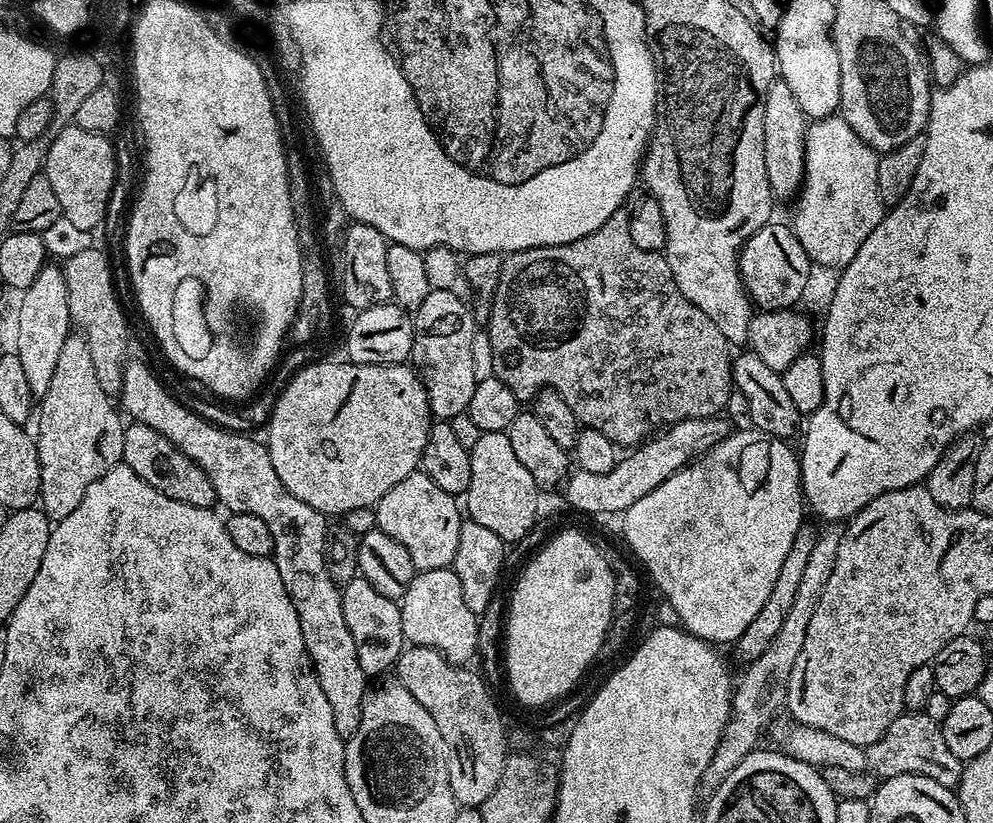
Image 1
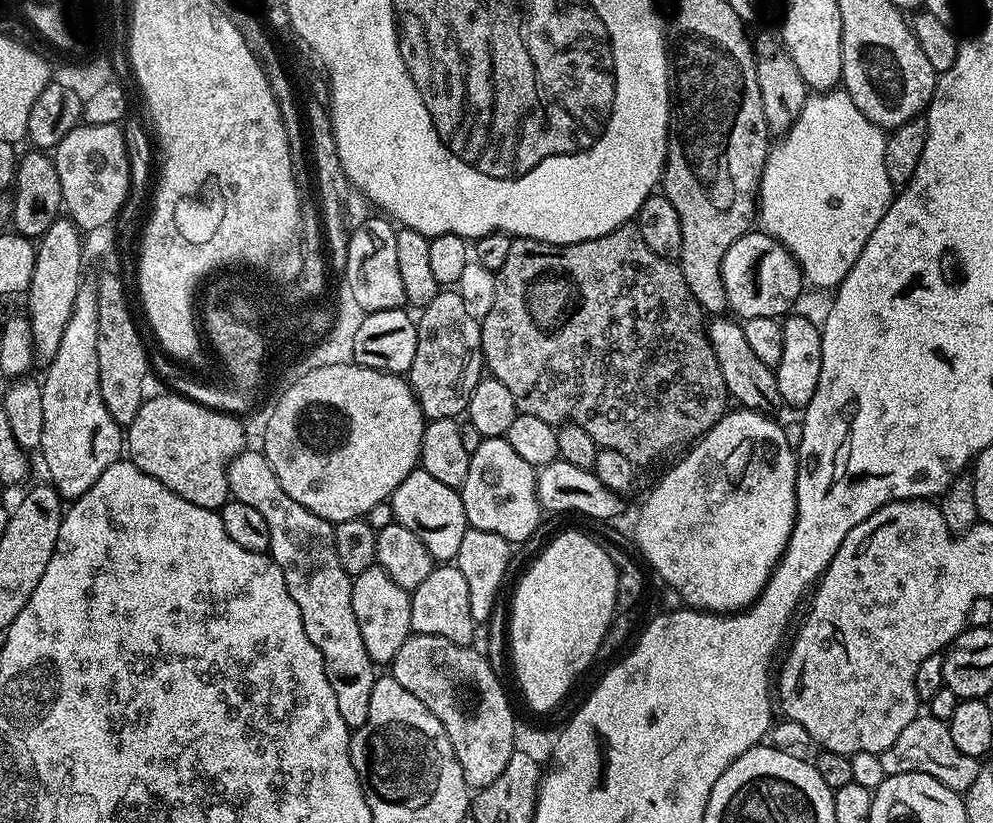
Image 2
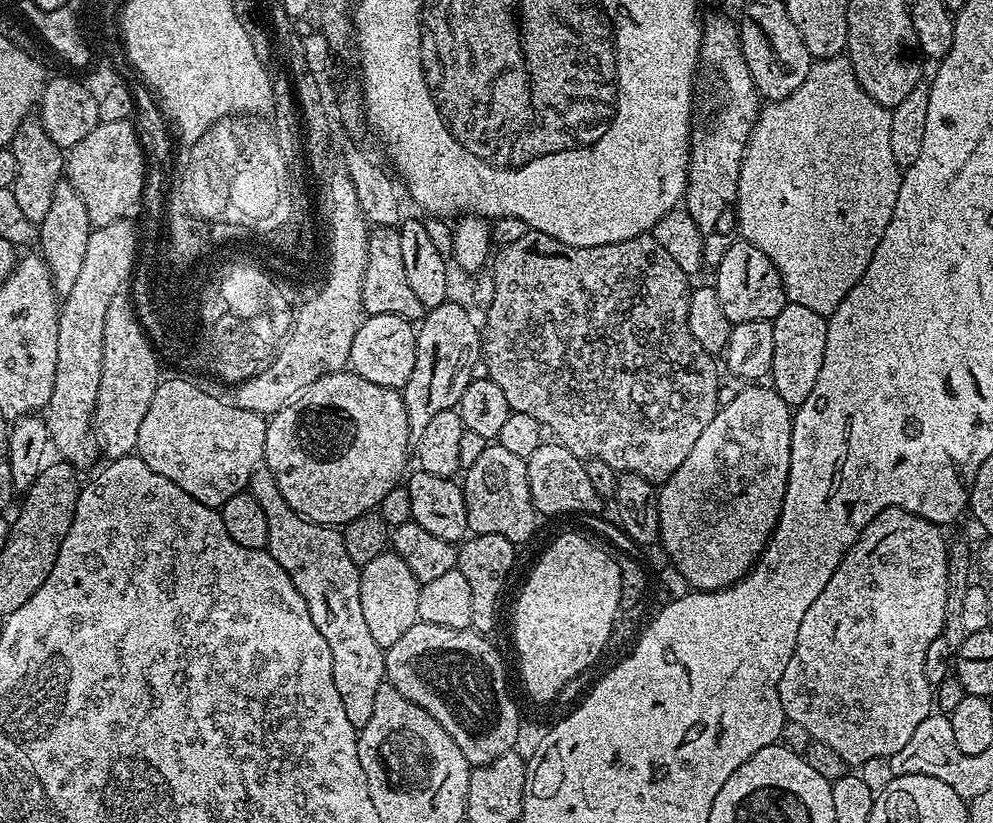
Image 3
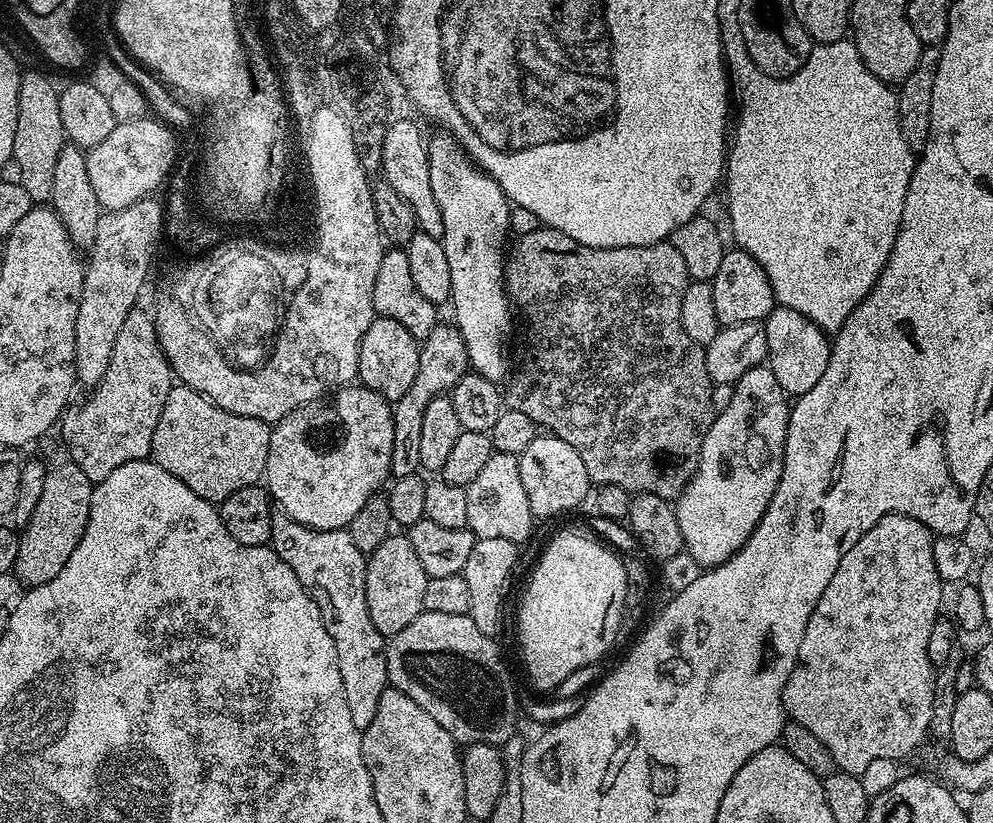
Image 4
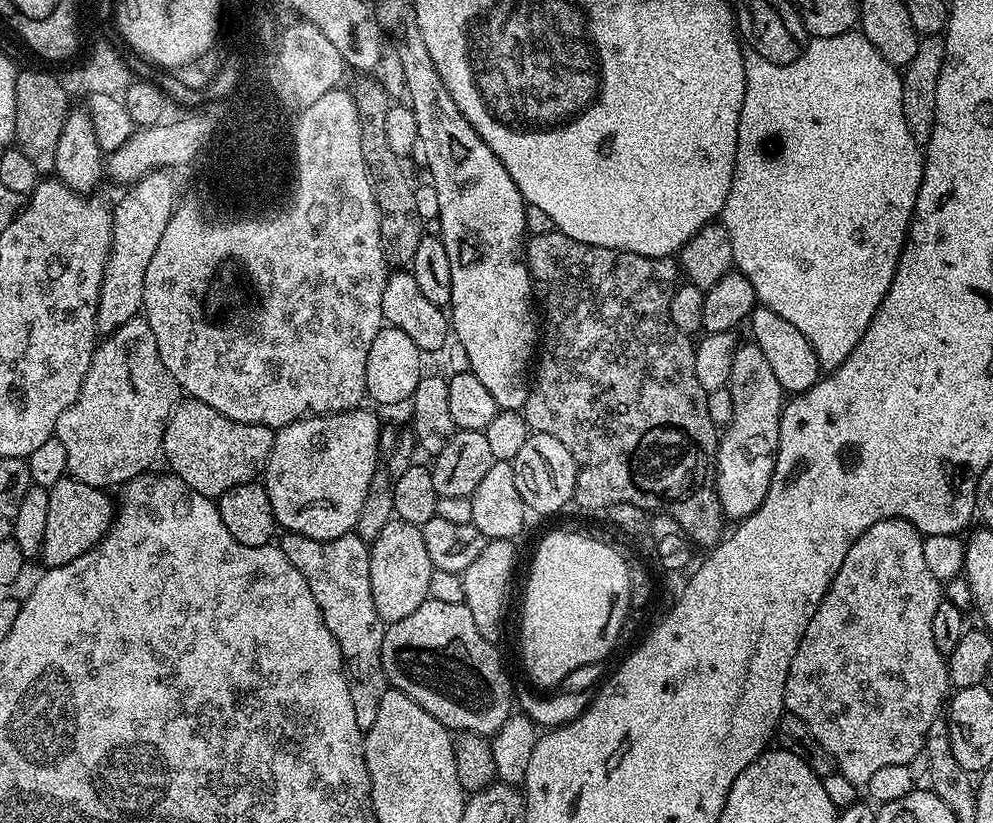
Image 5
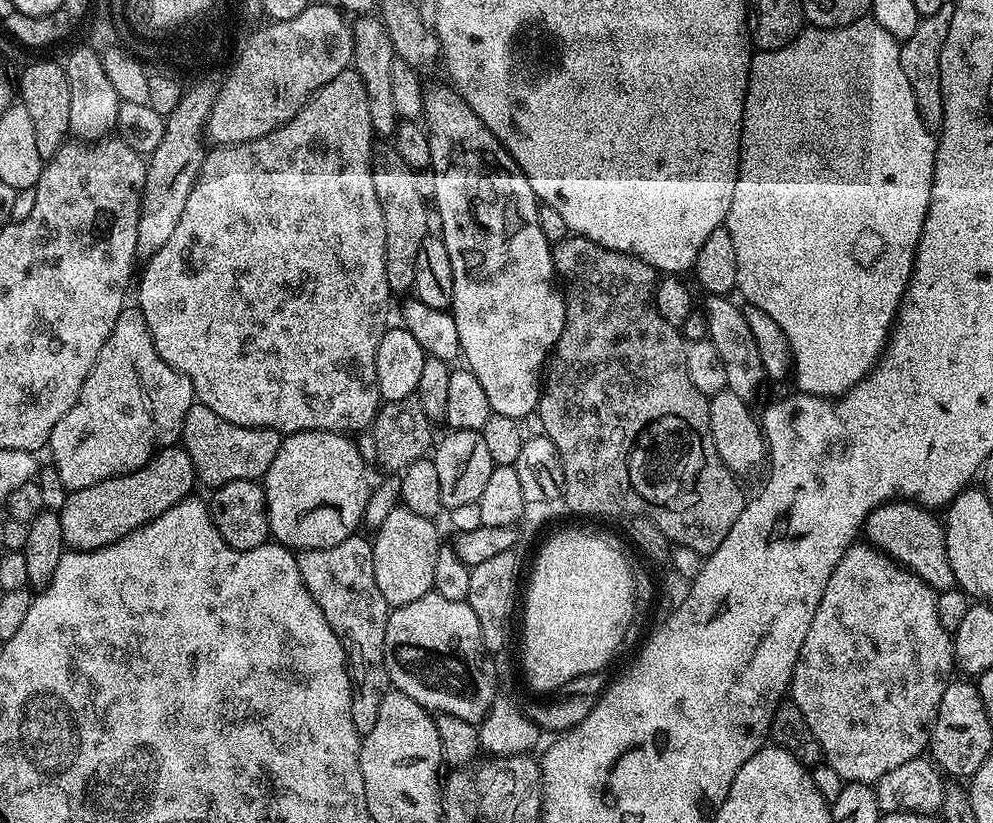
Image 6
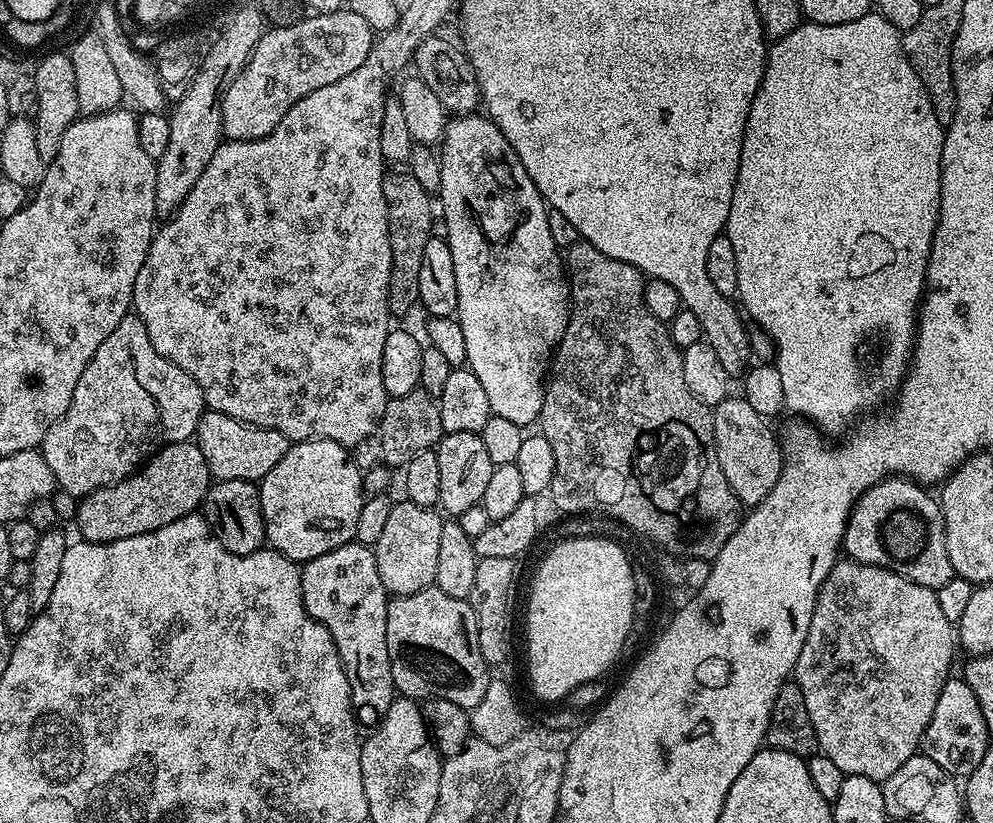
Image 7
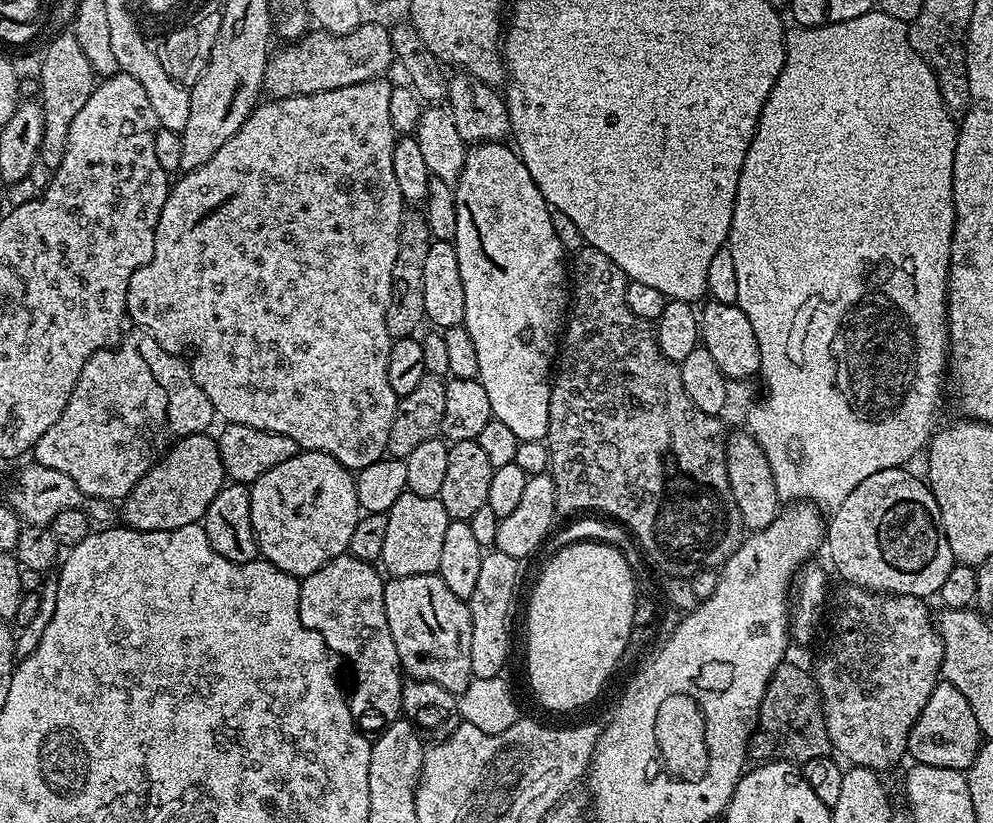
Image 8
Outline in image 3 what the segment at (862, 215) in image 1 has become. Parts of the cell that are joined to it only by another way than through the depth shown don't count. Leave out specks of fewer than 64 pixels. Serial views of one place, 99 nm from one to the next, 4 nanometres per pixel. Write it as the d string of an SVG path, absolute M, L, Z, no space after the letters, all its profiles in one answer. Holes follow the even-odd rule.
M847 55L831 56L829 60L816 60L813 63L810 74L806 74L806 82L794 90L784 100L774 100L765 103L761 107L760 115L756 117L756 123L752 126L752 133L744 147L742 166L738 174L738 194L736 195L736 227L739 235L750 241L778 270L778 274L784 283L784 292L788 295L789 304L806 306L822 314L825 318L831 316L834 309L843 302L846 294L866 274L870 266L870 258L874 258L874 250L878 250L878 242L882 242L882 234L886 234L886 226L890 226L890 214L894 214L894 206L898 202L898 190L902 169L898 162L894 162L894 153L890 150L890 122L891 111L883 108L858 82L858 78L852 69L852 63Z

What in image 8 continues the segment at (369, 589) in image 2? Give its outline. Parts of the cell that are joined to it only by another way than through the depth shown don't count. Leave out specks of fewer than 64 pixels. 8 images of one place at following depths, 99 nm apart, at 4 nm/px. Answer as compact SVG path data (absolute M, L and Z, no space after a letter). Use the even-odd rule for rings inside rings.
M405 491L390 506L386 515L386 539L379 559L383 571L389 577L439 573L438 562L442 559L442 541L449 522L446 506L442 506L439 495L422 497Z

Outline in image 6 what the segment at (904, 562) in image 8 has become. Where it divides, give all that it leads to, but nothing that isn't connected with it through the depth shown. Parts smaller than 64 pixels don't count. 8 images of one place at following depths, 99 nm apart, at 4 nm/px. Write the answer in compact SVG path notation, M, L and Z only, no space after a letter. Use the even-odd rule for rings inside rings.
M889 502L880 508L875 508L865 522L862 532L867 543L887 552L893 559L907 561L908 544L936 544L936 548L924 548L916 556L914 571L921 576L937 593L957 587L954 570L950 570L950 562L944 555L944 526L939 519L935 520L933 513L919 504L911 502Z

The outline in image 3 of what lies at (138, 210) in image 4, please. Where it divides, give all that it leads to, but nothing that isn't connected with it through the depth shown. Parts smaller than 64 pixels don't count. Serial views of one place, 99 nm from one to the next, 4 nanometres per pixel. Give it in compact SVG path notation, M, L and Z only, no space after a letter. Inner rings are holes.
M125 218L119 220L118 222L110 222L106 226L101 228L93 227L92 233L90 234L90 242L86 242L86 258L82 262L82 270L78 273L78 279L74 281L74 287L68 291L68 293L63 297L62 303L60 305L60 322L58 328L58 370L55 374L54 380L54 394L50 394L50 402L48 403L46 409L46 419L48 421L48 431L50 433L51 443L60 451L59 455L63 459L67 460L73 468L77 470L83 470L83 468L88 468L96 460L96 452L98 456L98 441L94 431L94 425L92 423L92 415L96 413L96 399L98 398L98 386L102 382L102 338L104 337L106 331L106 310L110 307L110 302L114 302L114 298L117 294L123 293L125 291L126 285L132 278L133 268L135 267L138 257L137 257L137 247L138 247L138 228L135 223L131 224L131 219Z

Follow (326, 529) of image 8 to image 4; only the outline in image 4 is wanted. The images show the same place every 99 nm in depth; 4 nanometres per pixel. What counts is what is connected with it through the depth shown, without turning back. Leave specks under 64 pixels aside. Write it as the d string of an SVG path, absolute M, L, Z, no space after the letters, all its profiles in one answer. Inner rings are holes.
M345 386L335 389L331 394L325 395L319 400L311 400L298 410L286 414L276 424L271 425L270 450L266 458L266 470L264 471L264 480L268 489L269 497L274 501L275 507L283 515L294 518L294 522L302 522L302 526L310 526L314 530L338 530L347 529L348 523L358 514L371 496L377 495L381 491L380 487L384 484L384 479L390 476L390 450L393 446L394 422L392 421L392 404L385 400L382 394L363 386Z

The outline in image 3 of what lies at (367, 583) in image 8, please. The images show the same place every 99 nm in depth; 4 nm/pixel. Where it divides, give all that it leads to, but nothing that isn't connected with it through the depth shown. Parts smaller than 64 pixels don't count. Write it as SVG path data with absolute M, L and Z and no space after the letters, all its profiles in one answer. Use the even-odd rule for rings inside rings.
M259 467L254 470L250 478L247 491L251 492L254 498L258 498L258 506L266 513L266 526L270 526L268 535L267 552L272 555L274 562L286 570L290 582L306 598L306 610L310 610L310 618L314 618L314 626L318 626L318 634L326 638L326 646L330 646L330 658L334 662L334 686L338 686L338 698L342 698L342 707L346 710L346 718L350 718L350 726L358 730L370 722L370 714L374 714L374 694L378 694L380 685L385 683L384 654L385 649L374 642L370 629L362 614L362 598L360 597L360 568L346 554L346 547L343 546L341 533L335 527L326 524L316 524L306 517L300 516L282 498L278 486L274 482L274 474L266 467Z

